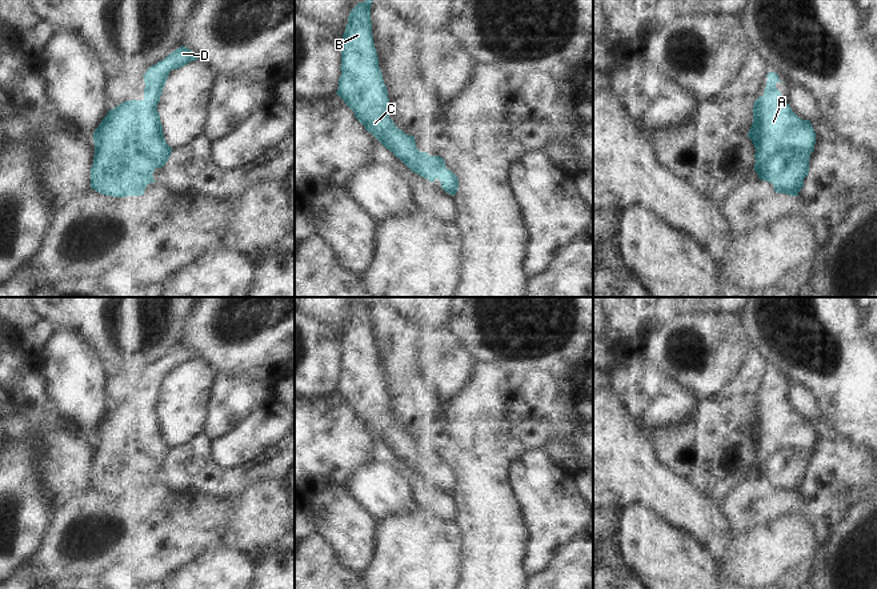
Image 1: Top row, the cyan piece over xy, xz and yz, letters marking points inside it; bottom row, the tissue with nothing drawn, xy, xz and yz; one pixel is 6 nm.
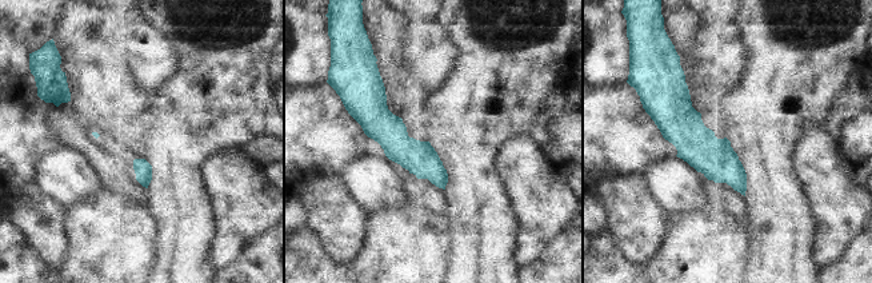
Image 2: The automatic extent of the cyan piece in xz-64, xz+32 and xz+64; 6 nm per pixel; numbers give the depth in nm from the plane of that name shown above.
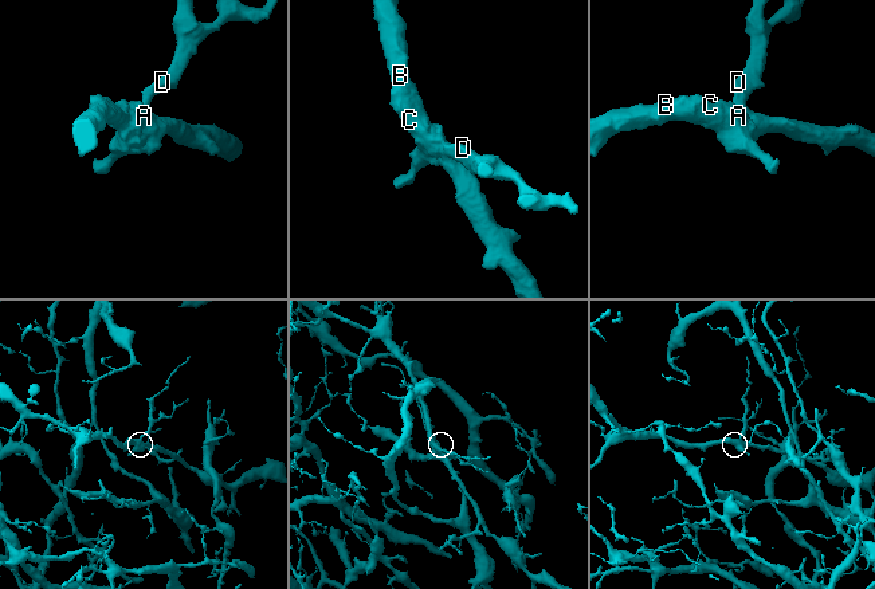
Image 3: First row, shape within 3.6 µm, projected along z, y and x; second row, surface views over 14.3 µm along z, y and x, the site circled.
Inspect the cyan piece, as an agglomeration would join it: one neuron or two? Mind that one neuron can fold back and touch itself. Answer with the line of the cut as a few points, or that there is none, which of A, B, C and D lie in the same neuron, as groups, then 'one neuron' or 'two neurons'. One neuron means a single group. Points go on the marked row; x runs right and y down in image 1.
cut none; groups A B C D; one neuron

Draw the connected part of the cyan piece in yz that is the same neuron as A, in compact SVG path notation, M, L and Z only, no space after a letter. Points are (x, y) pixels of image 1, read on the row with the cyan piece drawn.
M769 72L764 95L753 105L753 123L748 132L756 148L754 171L760 180L772 183L774 192L798 196L804 187L804 179L809 173L809 159L814 151L816 132L809 120L800 119L781 97L776 84L781 81L778 75Z

